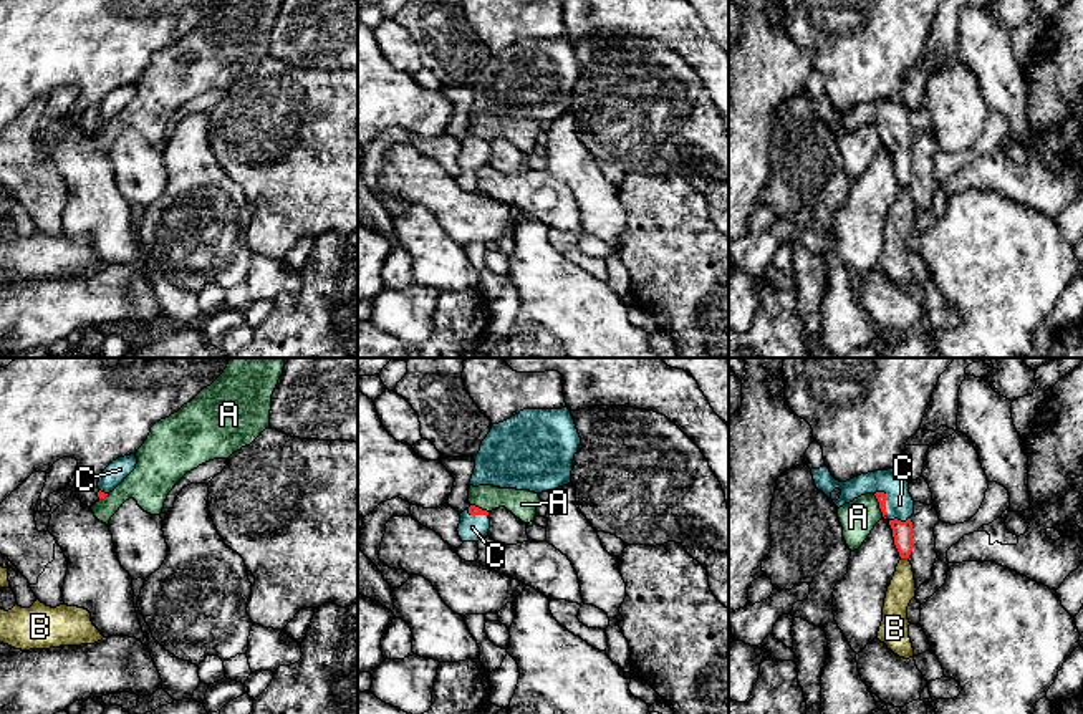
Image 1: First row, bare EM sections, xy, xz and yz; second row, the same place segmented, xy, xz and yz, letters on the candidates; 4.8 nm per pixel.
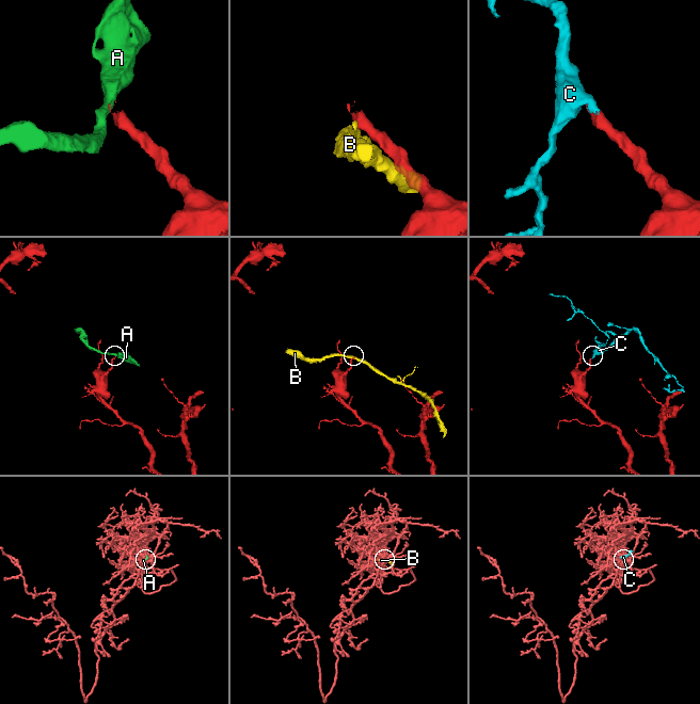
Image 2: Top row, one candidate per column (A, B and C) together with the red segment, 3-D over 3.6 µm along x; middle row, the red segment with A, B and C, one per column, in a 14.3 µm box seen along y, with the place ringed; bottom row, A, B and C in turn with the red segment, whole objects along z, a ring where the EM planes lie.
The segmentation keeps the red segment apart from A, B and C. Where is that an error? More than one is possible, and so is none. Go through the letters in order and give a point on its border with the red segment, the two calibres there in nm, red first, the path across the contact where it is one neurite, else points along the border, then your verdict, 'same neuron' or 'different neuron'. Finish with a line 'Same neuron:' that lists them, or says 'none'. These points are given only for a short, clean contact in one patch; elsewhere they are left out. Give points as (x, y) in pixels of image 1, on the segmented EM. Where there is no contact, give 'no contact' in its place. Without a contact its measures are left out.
A: contact yz (880, 506); calibres 50 and 170 nm; border yz (873, 494), (883, 516); different neuron
B: contact yz (904, 557); calibres 100 and 130 nm; different neuron
C: contact yz (885, 502); calibres 50 and 140 nm; way yz (881, 497), (885, 502), (900, 504); same neuron
Same neuron: C

